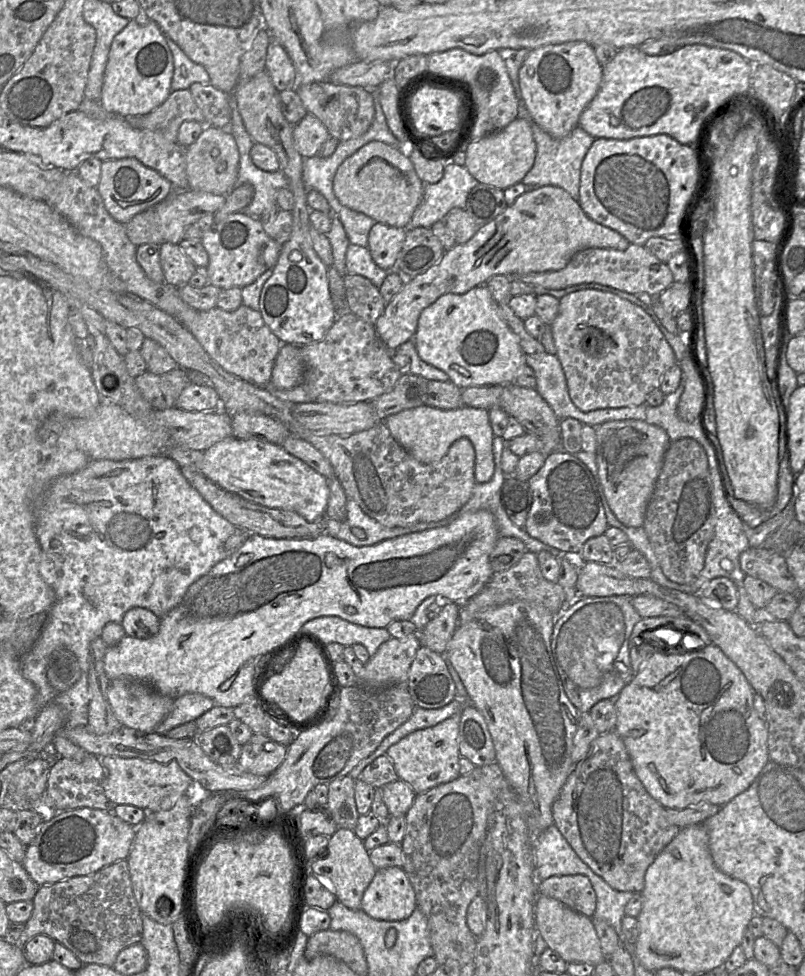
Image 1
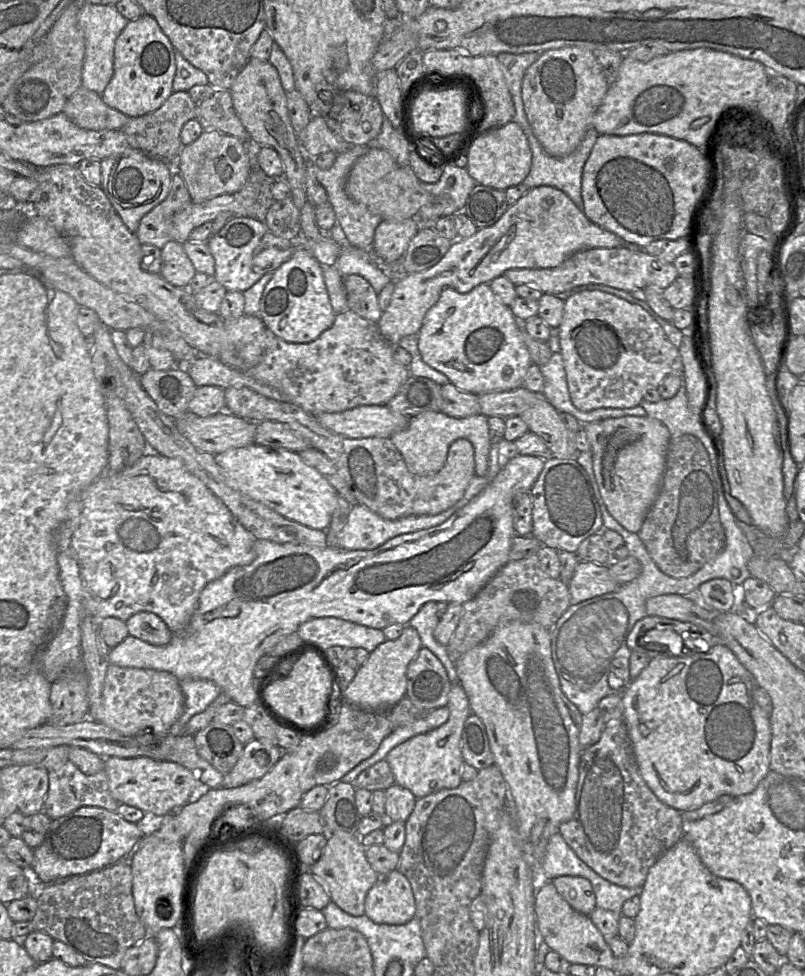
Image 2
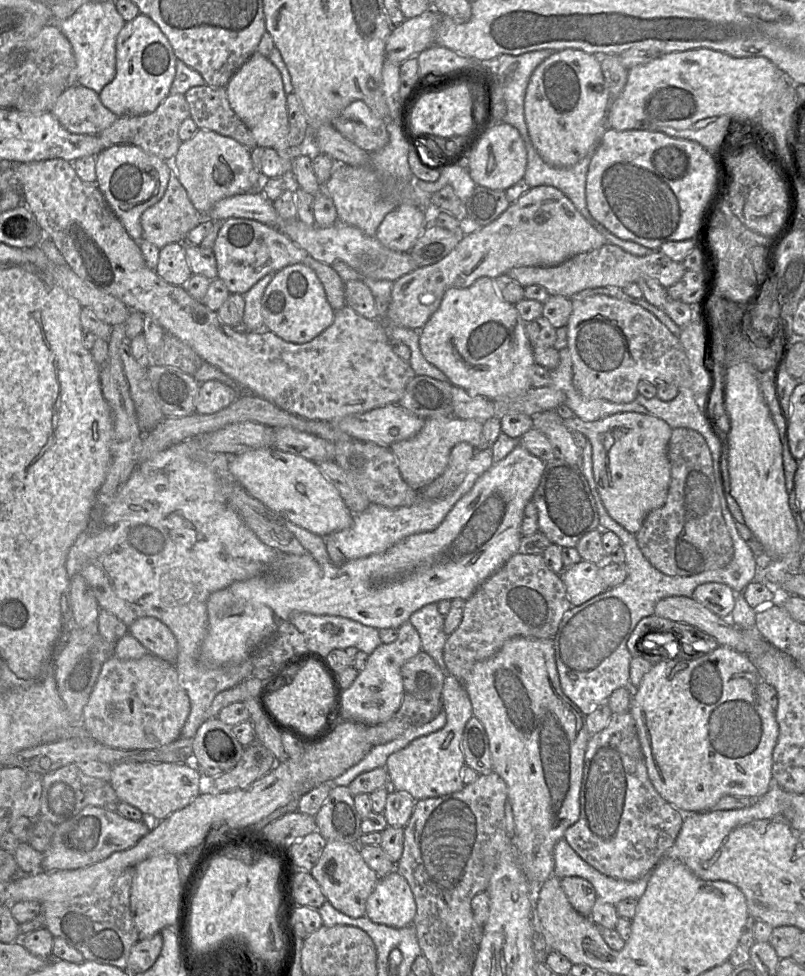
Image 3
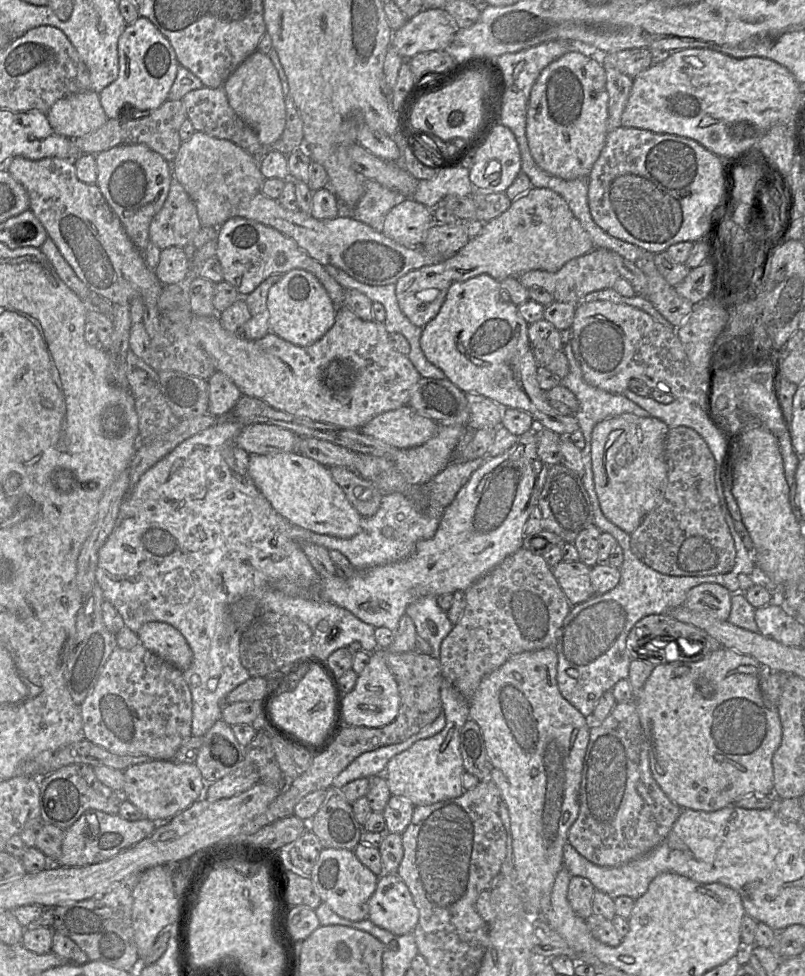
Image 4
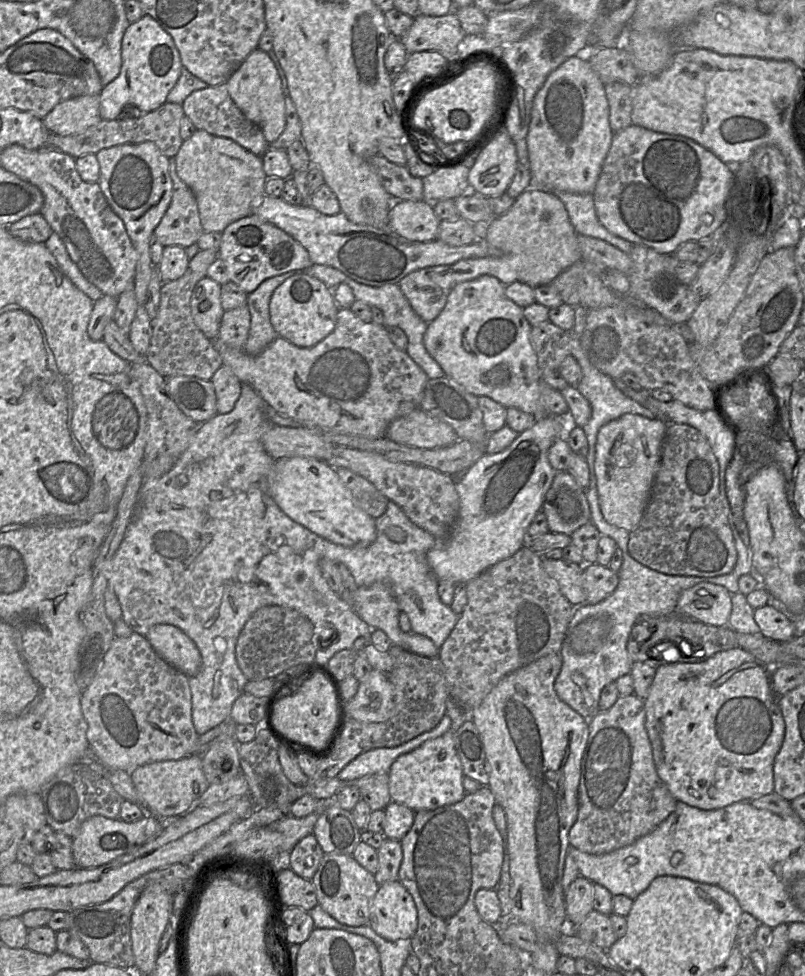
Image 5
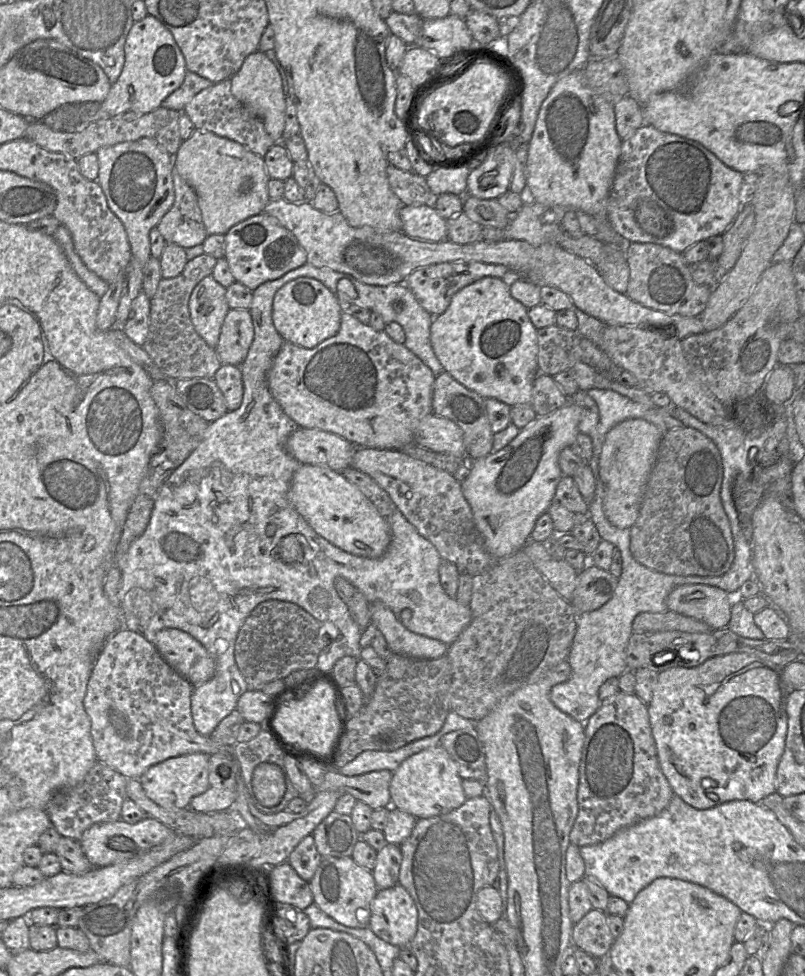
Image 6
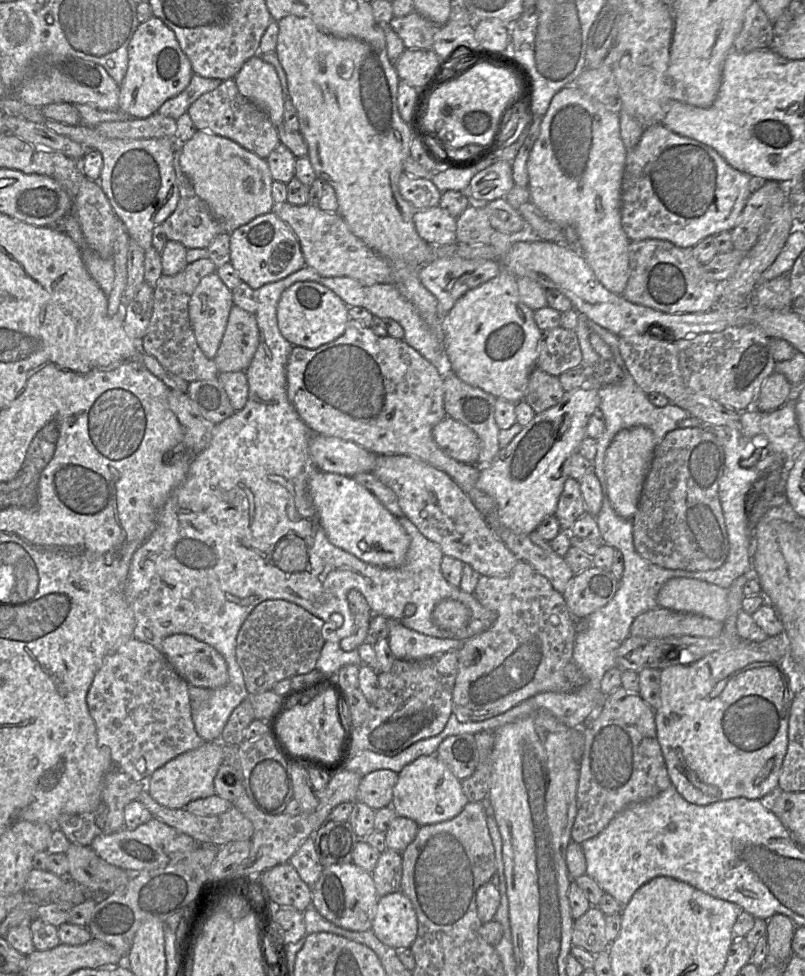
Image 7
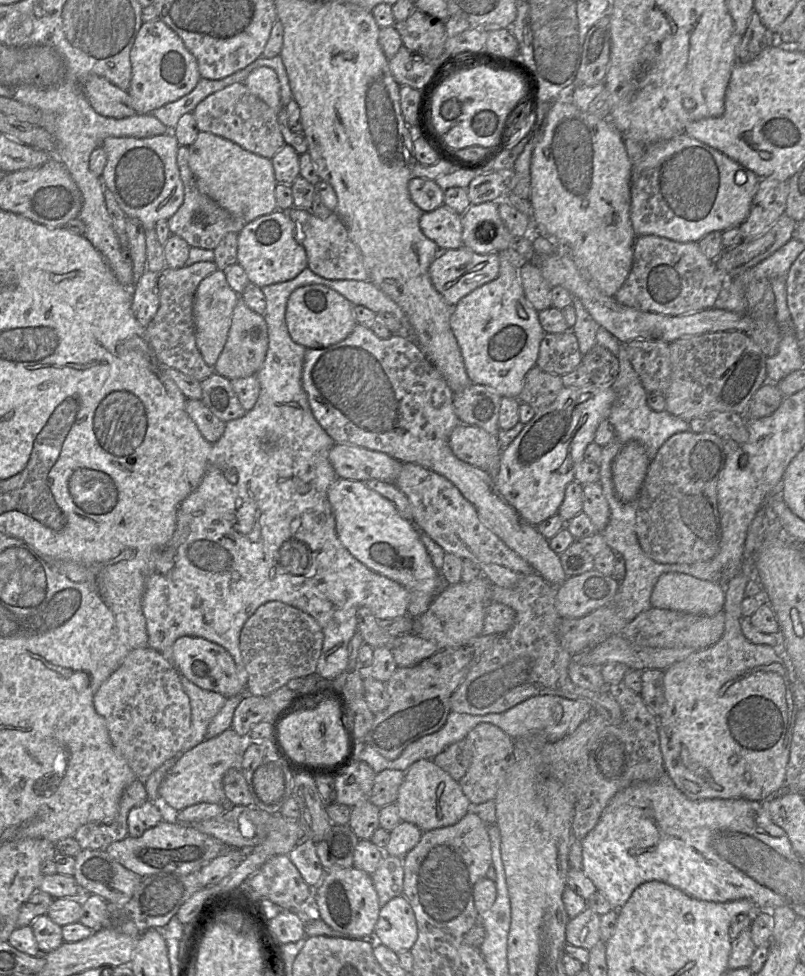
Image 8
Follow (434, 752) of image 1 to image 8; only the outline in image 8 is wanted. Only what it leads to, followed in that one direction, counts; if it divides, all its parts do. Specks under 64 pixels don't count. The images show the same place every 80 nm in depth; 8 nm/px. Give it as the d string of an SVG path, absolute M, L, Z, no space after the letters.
M428 759L415 762L405 772L395 804L400 820L416 825L423 832L452 826L470 811L470 801L459 782Z

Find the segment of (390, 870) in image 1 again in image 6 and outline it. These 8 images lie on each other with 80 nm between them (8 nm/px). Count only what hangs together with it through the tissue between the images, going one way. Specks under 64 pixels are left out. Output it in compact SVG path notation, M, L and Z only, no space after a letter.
M400 884L379 889L371 903L369 927L379 938L398 947L408 947L418 927L414 900Z

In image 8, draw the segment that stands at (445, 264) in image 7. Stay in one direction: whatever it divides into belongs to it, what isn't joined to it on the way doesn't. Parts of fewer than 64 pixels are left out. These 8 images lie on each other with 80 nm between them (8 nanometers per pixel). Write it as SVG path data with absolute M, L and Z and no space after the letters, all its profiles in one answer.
M462 246L458 249L439 250L429 268L429 276L436 291L451 307L476 288L491 282L499 274L498 253L478 254Z

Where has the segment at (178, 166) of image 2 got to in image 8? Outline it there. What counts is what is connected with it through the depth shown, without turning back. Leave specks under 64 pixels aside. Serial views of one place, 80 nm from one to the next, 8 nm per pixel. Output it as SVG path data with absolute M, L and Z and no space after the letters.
M199 132L194 143L189 146L188 163L199 190L245 223L277 210L277 182L271 159L246 151L228 139Z

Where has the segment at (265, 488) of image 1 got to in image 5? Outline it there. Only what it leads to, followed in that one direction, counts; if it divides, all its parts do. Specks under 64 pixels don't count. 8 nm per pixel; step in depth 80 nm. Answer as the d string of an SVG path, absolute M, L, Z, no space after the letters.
M303 457L276 459L269 473L269 492L293 521L333 543L351 547L376 539L375 519L354 503L336 469L324 461Z

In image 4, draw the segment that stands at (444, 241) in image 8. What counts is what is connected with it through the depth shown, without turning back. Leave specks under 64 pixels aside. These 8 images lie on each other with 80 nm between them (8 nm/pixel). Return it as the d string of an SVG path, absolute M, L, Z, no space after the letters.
M407 198L389 211L381 232L405 247L423 247L426 235L435 223L431 209Z

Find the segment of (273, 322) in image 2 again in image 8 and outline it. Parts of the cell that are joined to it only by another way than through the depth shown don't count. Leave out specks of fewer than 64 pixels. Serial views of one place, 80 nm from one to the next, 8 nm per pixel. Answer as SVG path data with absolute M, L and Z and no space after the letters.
M323 285L297 288L290 295L285 313L292 340L306 349L324 349L346 339L358 324L354 306L336 291Z

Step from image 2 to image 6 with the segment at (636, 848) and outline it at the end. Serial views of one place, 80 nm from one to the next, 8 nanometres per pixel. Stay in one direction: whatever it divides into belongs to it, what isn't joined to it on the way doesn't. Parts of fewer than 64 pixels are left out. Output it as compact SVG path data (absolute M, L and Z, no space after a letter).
M619 691L611 700L601 702L598 710L585 722L584 731L585 742L579 766L579 787L577 796L578 815L569 834L570 842L579 848L602 843L622 829L658 815L668 806L671 798L673 797L673 790L664 776L658 762L656 746L651 732L647 705L634 693L627 694Z

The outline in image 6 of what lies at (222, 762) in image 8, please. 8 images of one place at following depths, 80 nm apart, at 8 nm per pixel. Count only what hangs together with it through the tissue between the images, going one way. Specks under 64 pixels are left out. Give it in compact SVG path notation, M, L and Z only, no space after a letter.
M191 753L169 758L151 766L139 781L147 797L160 807L169 810L187 808L194 797L210 788L209 757L205 753Z

